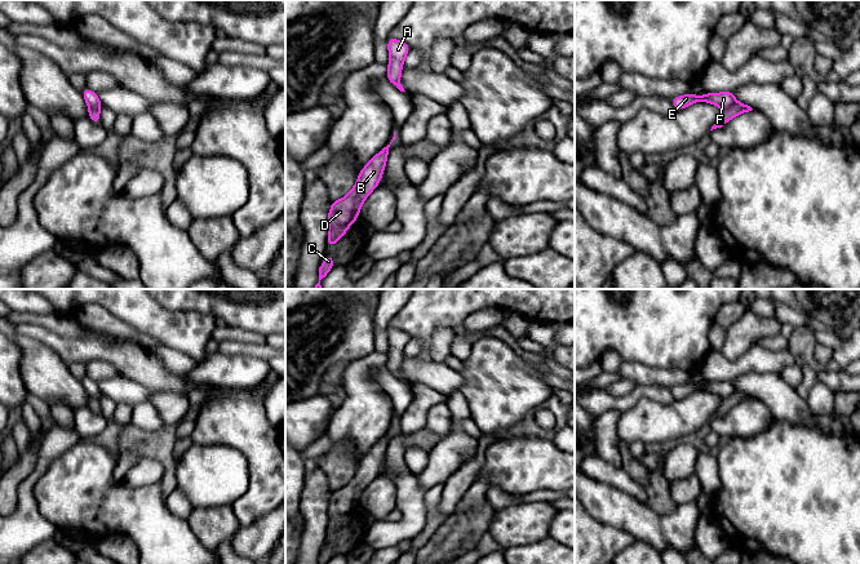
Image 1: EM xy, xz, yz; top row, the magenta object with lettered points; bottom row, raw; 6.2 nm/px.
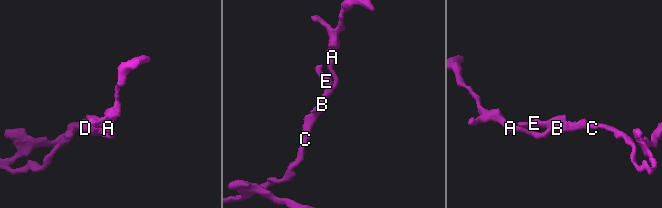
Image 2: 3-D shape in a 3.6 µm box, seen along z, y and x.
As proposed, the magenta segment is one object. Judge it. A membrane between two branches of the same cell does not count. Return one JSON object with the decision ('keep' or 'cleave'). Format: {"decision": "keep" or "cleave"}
{"decision": "keep"}

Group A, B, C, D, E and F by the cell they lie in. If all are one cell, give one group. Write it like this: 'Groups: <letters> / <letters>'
Groups: A B C D E F

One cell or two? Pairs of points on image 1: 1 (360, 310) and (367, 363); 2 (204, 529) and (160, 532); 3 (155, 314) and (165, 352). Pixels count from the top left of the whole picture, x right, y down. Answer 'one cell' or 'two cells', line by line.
1: two cells
2: two cells
3: two cells

